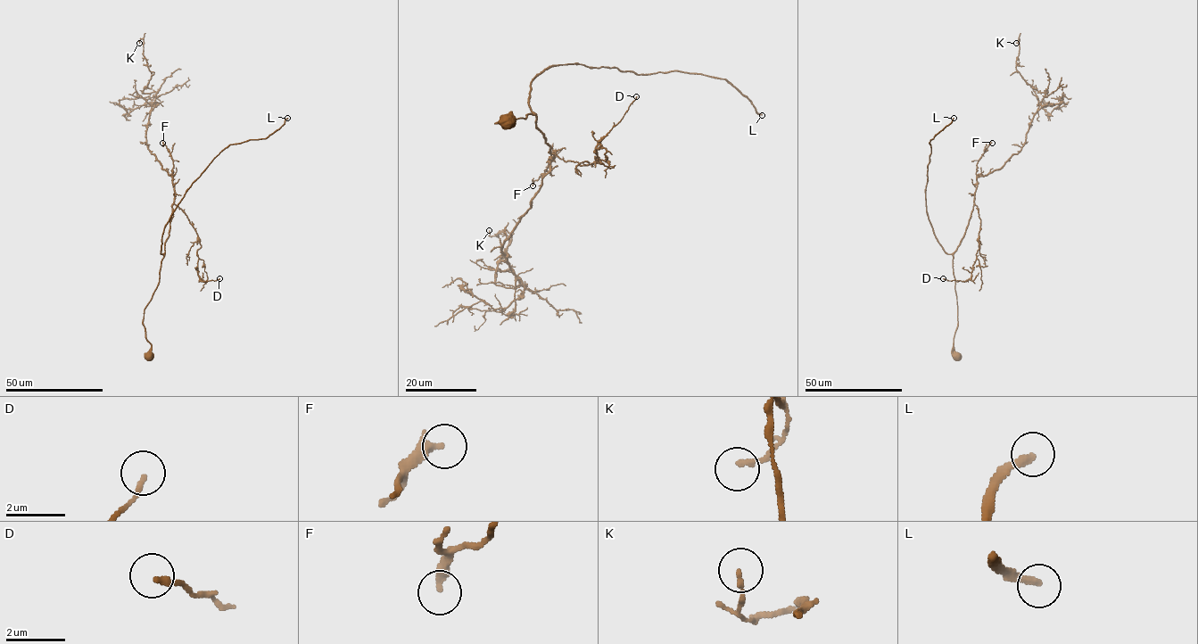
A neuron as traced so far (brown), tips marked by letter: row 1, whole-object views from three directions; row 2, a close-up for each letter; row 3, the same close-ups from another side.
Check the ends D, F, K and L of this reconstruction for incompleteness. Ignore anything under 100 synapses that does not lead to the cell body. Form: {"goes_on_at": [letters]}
{"goes_on_at": ["L"]}

